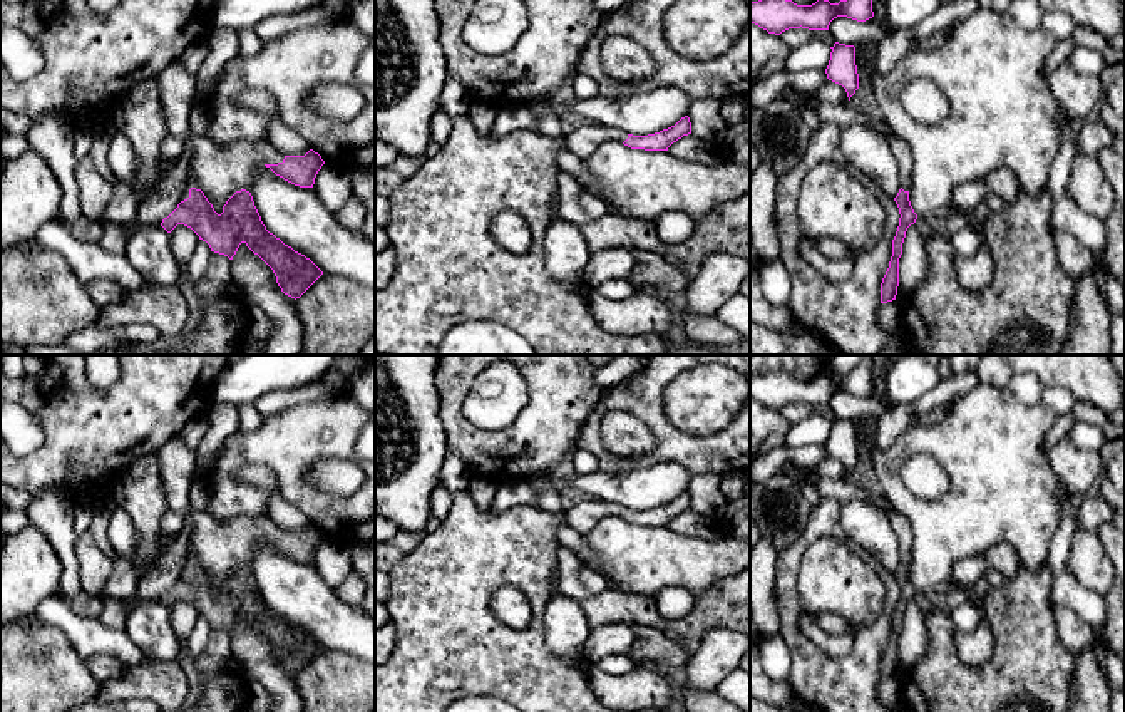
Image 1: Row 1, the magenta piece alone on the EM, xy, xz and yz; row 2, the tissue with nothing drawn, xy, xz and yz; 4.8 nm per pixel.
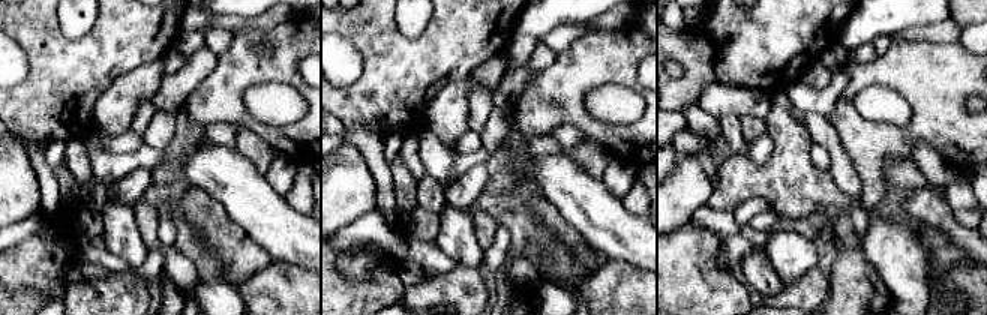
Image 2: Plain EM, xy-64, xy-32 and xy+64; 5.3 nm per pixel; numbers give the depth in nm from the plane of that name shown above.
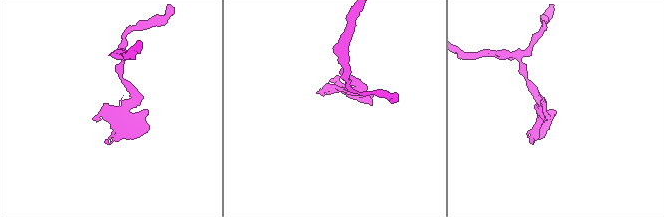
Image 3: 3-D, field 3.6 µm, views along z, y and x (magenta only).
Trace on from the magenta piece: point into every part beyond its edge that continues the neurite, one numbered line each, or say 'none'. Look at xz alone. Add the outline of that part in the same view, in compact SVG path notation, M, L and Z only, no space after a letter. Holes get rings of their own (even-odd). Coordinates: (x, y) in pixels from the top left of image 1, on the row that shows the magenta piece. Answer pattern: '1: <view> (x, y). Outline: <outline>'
1: xz (583, 141). Outline: M583 126L571 134L564 136L566 147L574 152L581 161L588 159L601 144L608 141L624 142L629 136L611 126Z

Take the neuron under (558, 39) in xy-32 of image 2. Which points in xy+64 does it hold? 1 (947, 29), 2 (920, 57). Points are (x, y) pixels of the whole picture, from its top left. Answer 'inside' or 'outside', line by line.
1: inside
2: outside

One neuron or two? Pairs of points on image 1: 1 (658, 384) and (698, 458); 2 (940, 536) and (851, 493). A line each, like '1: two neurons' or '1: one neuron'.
1: one neuron
2: two neurons

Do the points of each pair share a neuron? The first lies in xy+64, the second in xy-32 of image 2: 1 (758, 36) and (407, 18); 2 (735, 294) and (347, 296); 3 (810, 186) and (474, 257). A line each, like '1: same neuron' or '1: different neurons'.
1: different neurons
2: same neuron
3: different neurons

